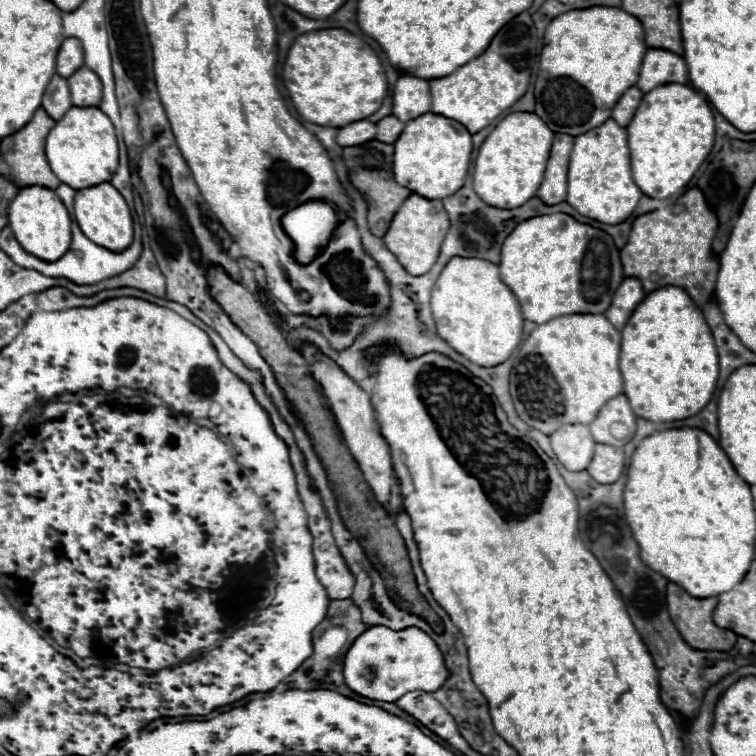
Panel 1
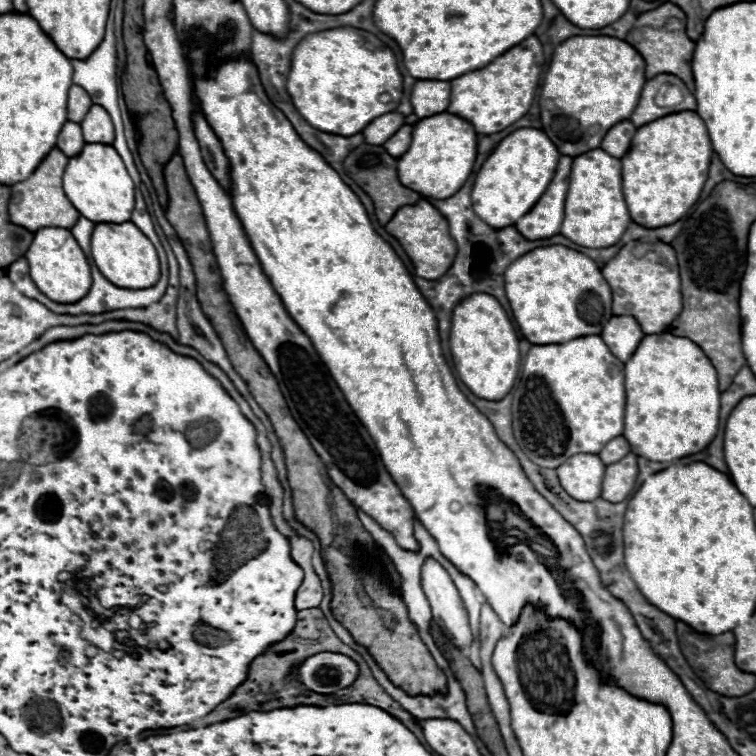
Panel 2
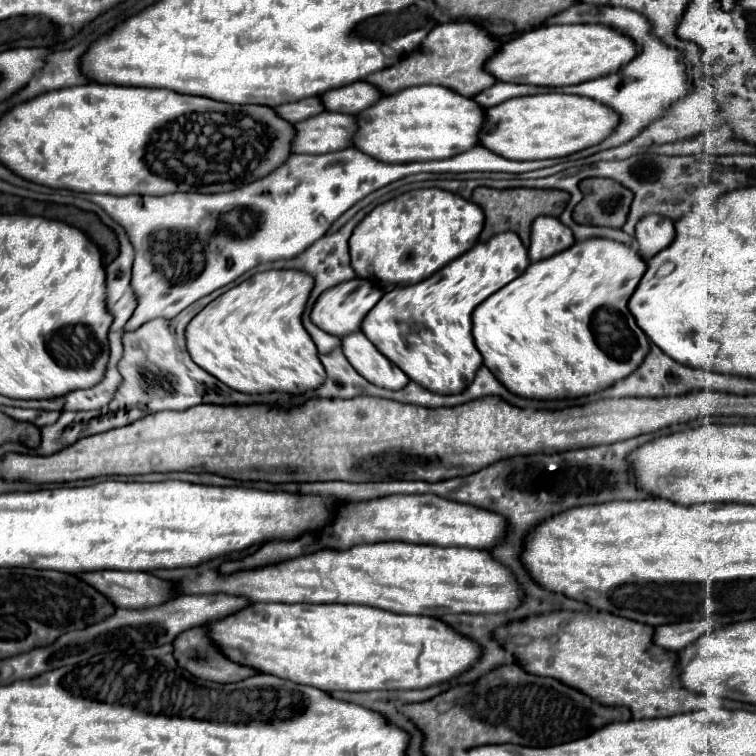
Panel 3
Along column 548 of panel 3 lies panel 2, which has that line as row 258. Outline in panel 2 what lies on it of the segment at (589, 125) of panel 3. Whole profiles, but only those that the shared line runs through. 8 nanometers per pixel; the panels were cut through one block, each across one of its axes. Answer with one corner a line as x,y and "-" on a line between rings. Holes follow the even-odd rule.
96,224
92,230
92,260
98,270
116,286
140,290
150,288
160,278
160,262
152,242
130,224

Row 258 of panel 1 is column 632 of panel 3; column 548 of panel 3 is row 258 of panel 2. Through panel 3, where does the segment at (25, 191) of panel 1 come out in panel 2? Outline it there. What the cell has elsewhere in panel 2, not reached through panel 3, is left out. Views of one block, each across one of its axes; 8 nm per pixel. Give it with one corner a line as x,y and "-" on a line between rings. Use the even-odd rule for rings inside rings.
40,228
34,234
34,240
26,252
30,278
34,284
38,284
40,292
44,296
50,296
50,300
58,300
60,304
72,304
74,300
80,300
86,296
92,284
90,276
90,264
84,252
80,250
76,238
66,228

